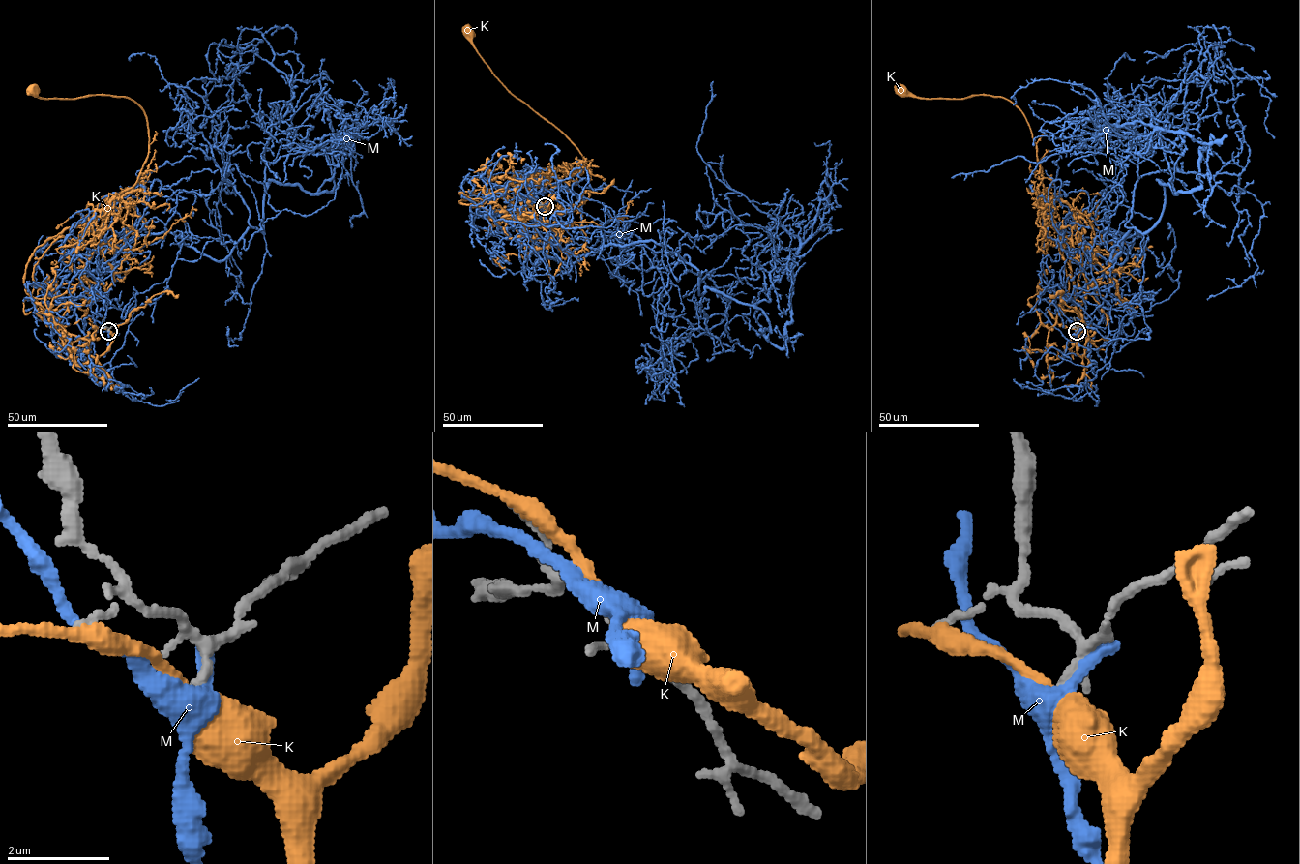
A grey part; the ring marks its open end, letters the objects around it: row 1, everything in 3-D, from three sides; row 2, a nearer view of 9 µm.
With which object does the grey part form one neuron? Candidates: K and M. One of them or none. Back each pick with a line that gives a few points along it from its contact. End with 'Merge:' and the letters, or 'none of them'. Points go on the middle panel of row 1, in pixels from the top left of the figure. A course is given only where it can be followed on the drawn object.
Merge: none of them

